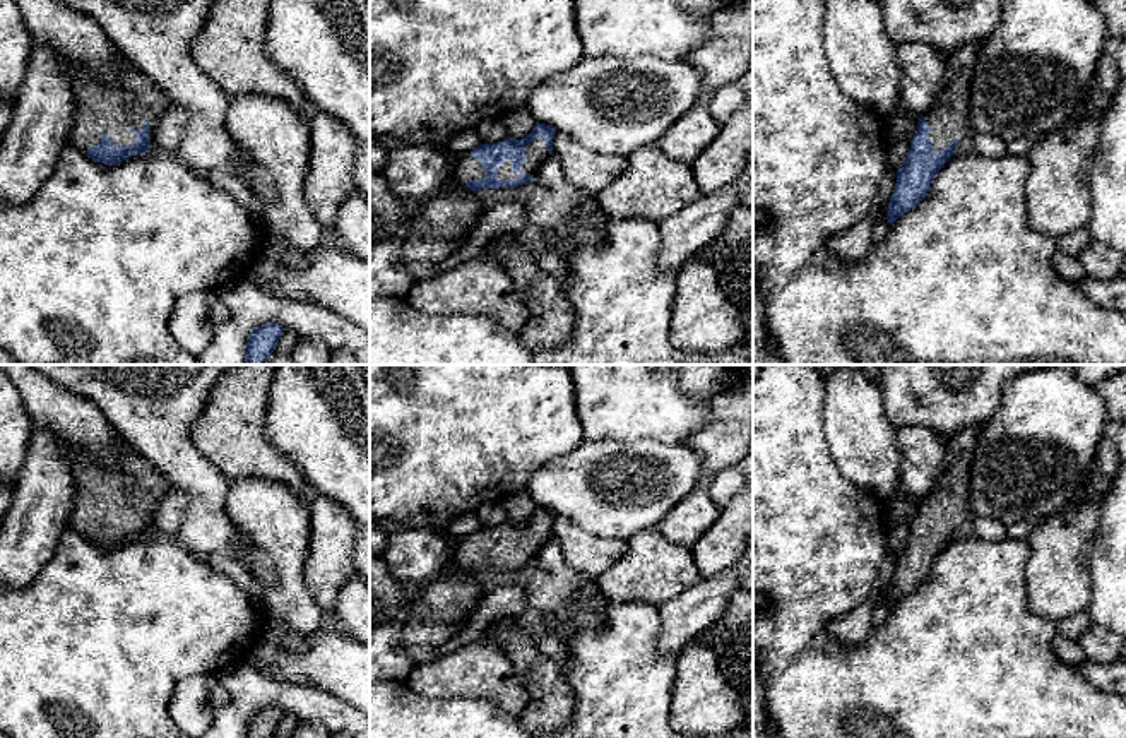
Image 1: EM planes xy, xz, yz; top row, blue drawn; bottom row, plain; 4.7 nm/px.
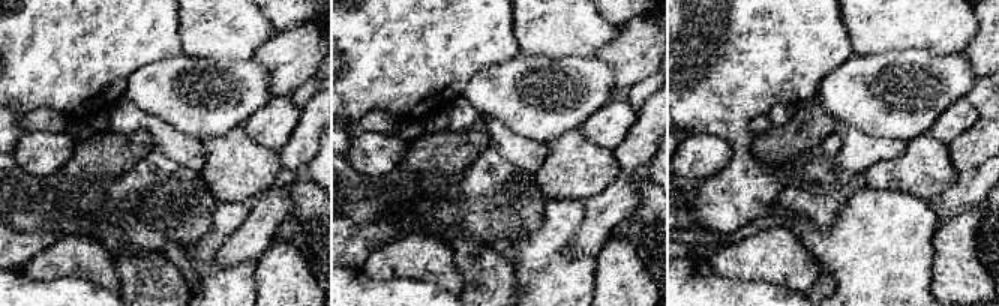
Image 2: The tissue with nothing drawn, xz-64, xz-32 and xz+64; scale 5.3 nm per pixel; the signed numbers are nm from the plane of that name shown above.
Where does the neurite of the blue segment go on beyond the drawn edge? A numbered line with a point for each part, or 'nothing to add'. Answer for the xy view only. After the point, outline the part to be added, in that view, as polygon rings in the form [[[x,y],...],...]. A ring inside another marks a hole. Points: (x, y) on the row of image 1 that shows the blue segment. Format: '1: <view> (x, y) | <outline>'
1: xy (110, 105) | [[[63,55],[75,98],[74,125],[68,142],[87,154],[106,134],[116,146],[132,146],[142,122],[149,122],[149,139],[157,118],[169,104],[168,98],[123,55],[108,77]]]

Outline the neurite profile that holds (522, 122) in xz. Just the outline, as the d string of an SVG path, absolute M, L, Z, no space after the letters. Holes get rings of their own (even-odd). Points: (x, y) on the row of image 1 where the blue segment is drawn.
M517 108L512 113L505 115L503 120L508 128L508 139L515 140L529 135L536 125L536 120L527 108Z

